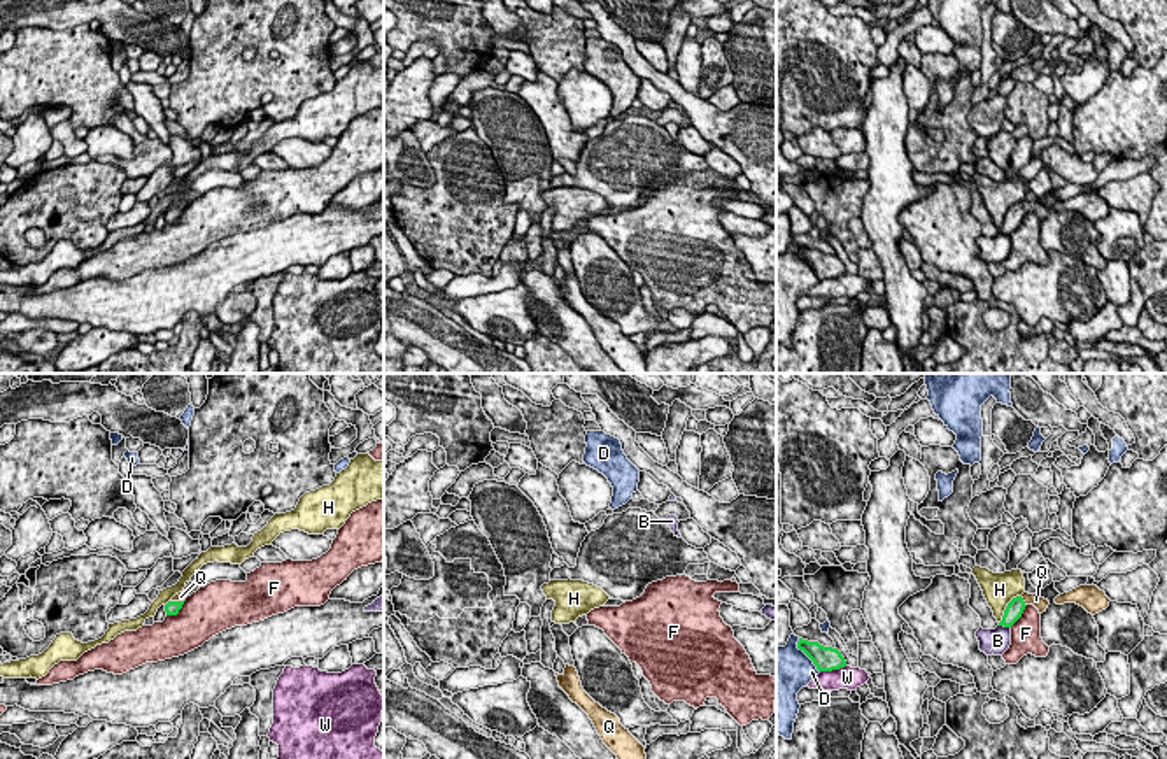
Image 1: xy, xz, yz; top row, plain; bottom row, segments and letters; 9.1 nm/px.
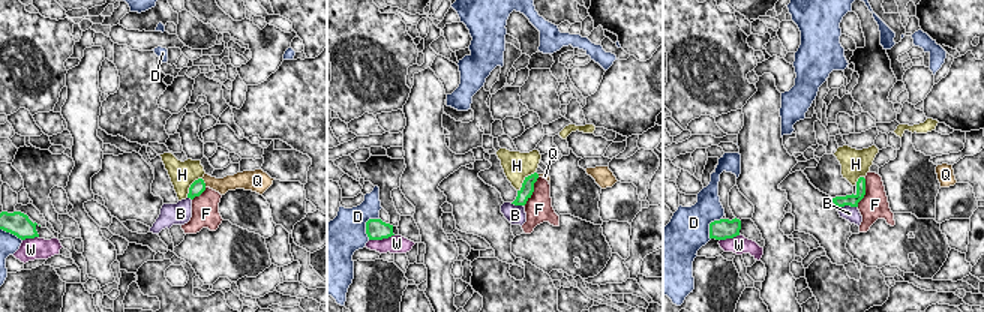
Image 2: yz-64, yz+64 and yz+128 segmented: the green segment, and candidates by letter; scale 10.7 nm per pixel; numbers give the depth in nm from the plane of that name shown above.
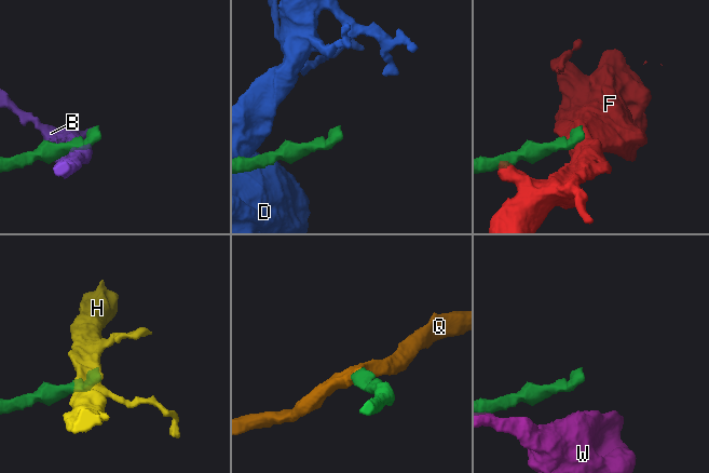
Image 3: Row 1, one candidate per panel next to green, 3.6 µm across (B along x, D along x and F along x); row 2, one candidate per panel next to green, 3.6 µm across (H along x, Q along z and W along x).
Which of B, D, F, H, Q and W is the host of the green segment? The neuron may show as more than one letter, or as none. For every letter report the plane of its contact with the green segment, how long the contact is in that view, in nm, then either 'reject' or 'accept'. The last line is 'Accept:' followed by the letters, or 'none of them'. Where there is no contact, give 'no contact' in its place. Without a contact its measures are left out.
B: contact in yz; length 120 nm; reject
D: contact in yz; length 380 nm; reject
F: contact in xy; length 240 nm; reject
H: contact in yz; length 340 nm; reject
Q: contact in yz; length 110 nm; accept
W: contact in yz; length 240 nm; reject
Accept: Q

